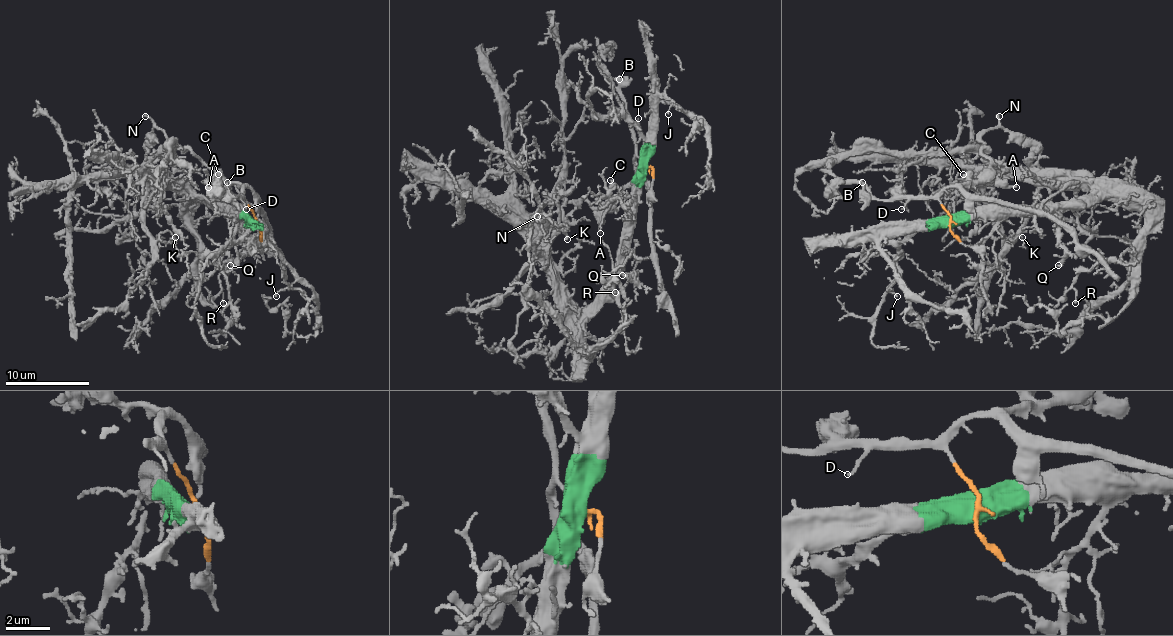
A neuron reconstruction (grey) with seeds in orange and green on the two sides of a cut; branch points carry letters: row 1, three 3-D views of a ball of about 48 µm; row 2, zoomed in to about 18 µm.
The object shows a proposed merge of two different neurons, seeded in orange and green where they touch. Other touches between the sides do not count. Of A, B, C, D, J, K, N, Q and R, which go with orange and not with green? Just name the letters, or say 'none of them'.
A, B, C, D, N

